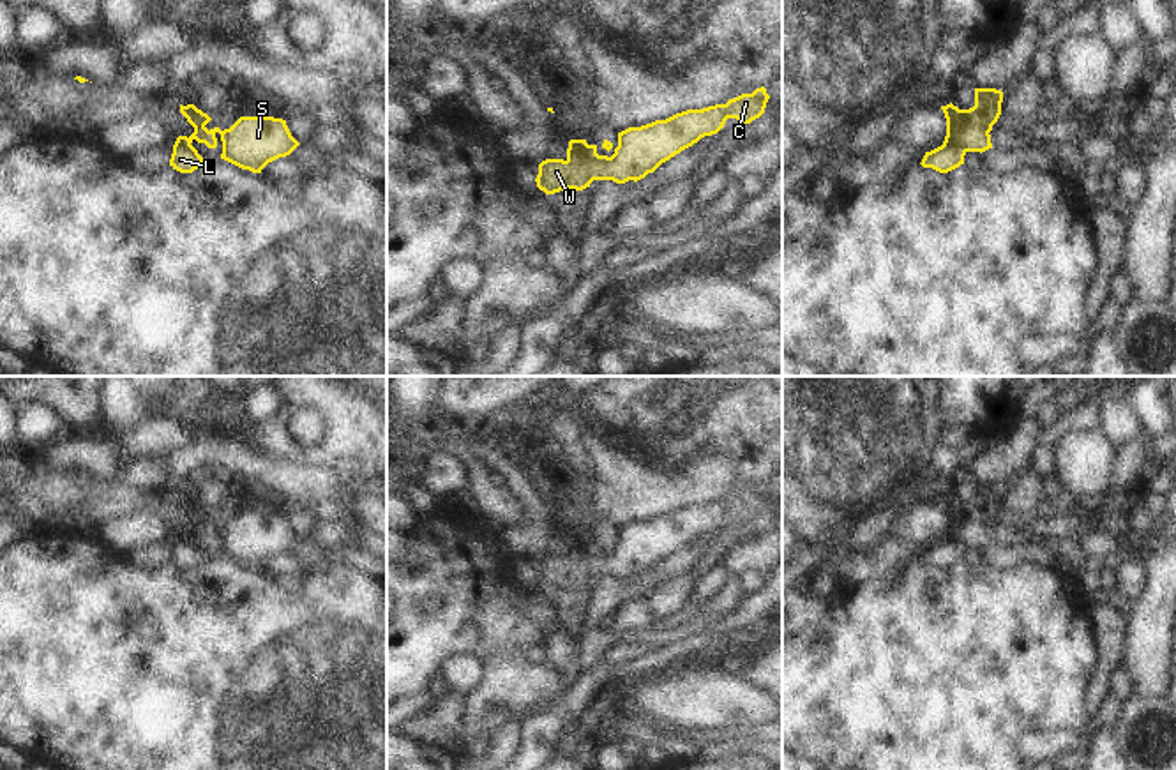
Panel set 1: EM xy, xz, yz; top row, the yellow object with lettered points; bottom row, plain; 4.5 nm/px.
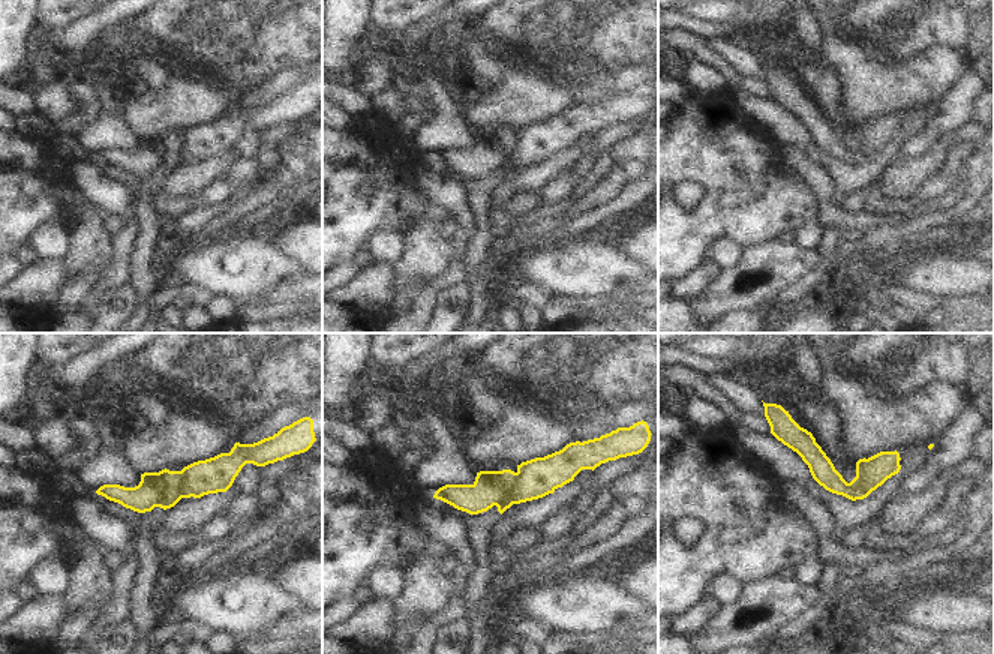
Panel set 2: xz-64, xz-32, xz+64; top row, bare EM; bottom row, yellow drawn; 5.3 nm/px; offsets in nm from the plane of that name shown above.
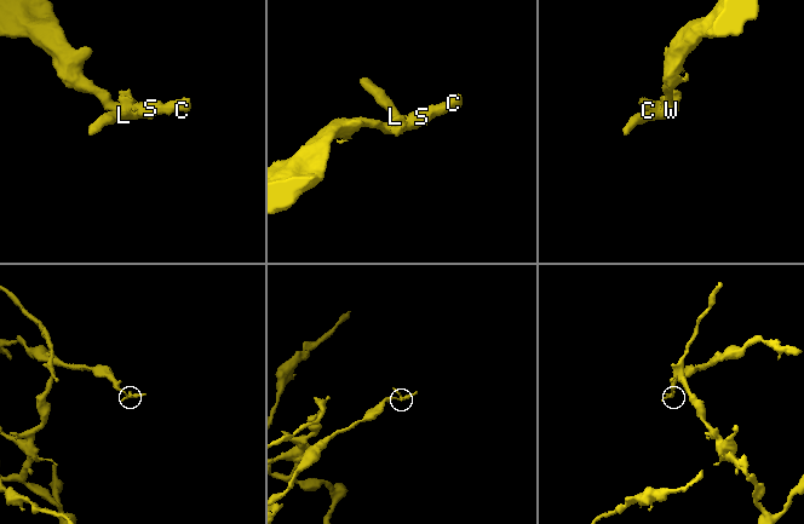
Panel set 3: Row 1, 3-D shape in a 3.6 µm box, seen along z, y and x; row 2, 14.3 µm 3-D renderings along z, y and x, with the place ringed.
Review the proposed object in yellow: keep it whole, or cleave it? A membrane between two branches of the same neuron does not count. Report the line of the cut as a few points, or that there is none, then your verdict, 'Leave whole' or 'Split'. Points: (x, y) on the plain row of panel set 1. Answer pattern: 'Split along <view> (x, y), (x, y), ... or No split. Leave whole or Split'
Split along xz (569, 539), (583, 553), (587, 551). Split

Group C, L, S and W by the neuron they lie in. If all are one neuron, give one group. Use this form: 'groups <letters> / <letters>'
groups C S W / L

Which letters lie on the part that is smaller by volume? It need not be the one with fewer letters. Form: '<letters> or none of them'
L

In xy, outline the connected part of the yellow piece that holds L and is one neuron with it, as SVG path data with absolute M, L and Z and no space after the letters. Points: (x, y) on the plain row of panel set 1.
M173 540L170 562L180 569L192 569L203 558L203 553L192 540Z

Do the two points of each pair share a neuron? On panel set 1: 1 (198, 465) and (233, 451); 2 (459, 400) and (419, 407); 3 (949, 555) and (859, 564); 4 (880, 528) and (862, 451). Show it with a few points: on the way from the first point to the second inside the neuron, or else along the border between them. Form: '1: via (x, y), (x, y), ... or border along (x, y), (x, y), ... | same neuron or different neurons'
1: via (207, 461), (225, 456) | same neuron
2: border along (437, 394), (438, 407) | different neurons
3: border along (926, 548), (894, 574), (878, 581) | different neurons
4: border along (903, 502), (862, 520), (844, 534) | different neurons

